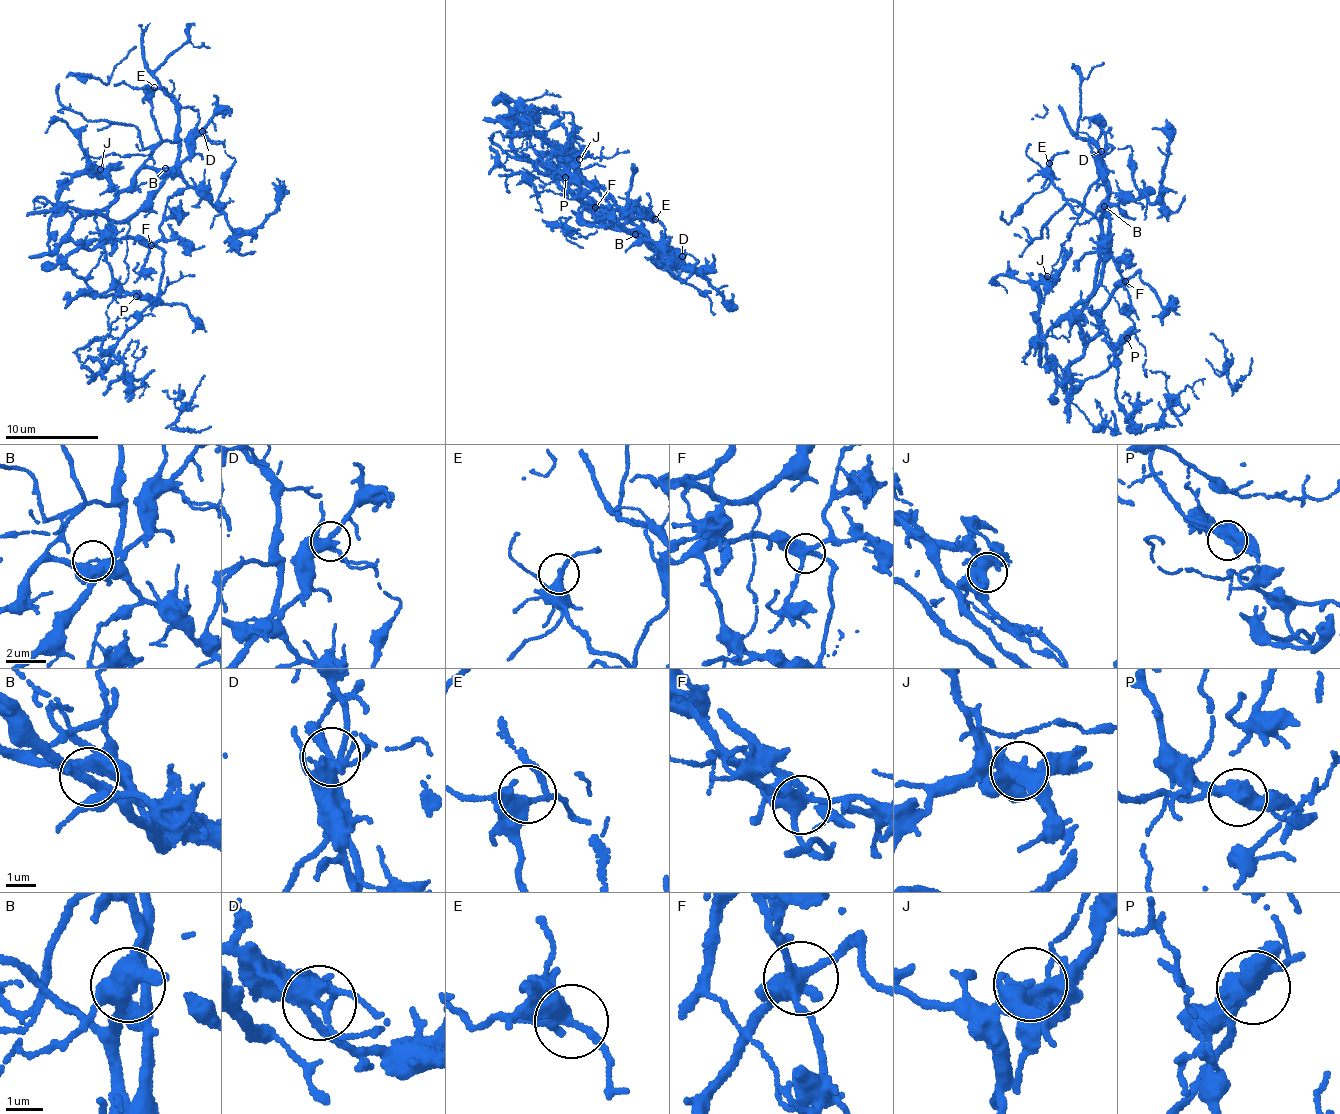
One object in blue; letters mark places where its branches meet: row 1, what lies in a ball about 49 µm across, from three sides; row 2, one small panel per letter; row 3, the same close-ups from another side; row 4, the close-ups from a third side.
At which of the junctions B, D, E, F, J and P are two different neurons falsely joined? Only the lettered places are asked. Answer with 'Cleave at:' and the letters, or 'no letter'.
Cleave at: B, P

